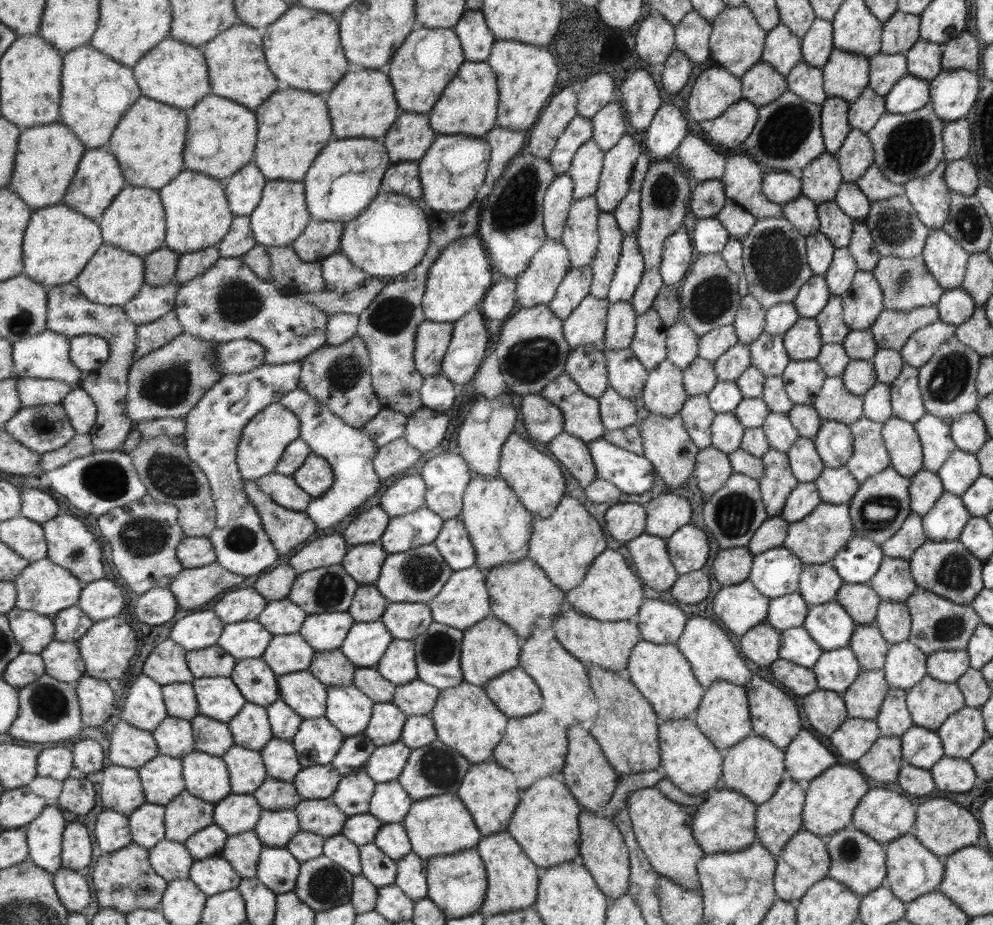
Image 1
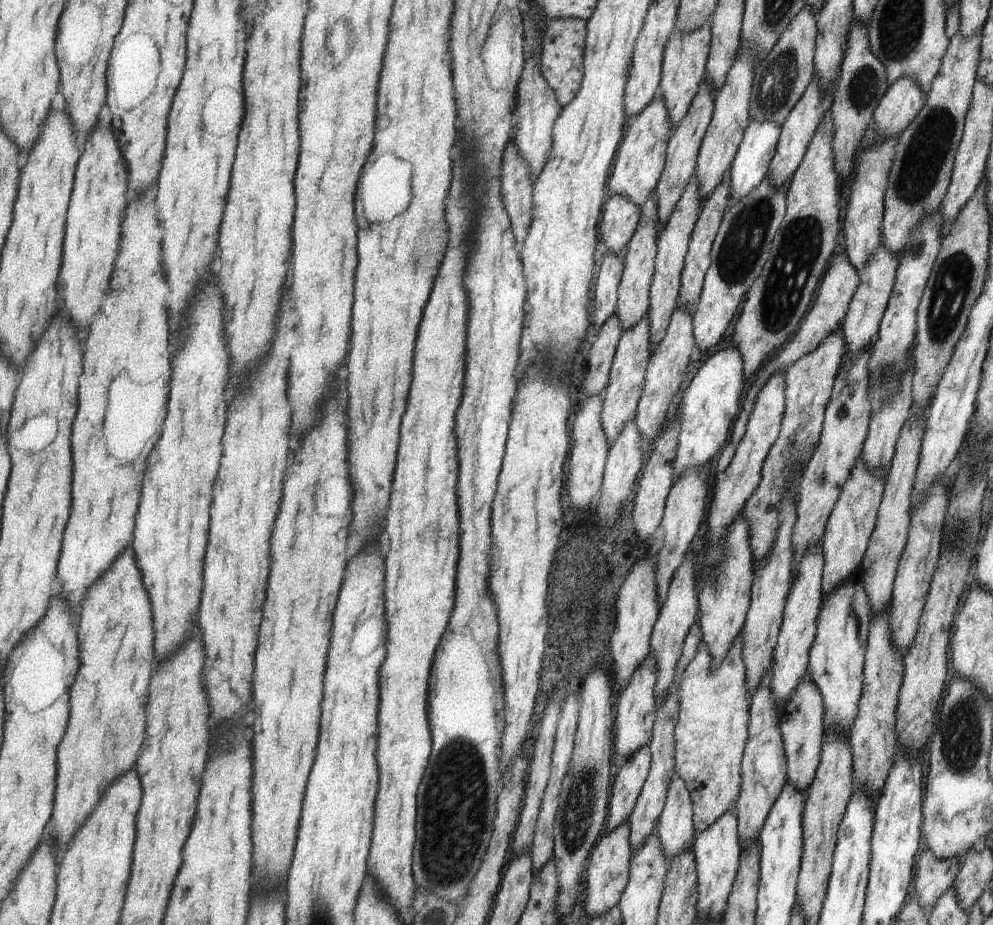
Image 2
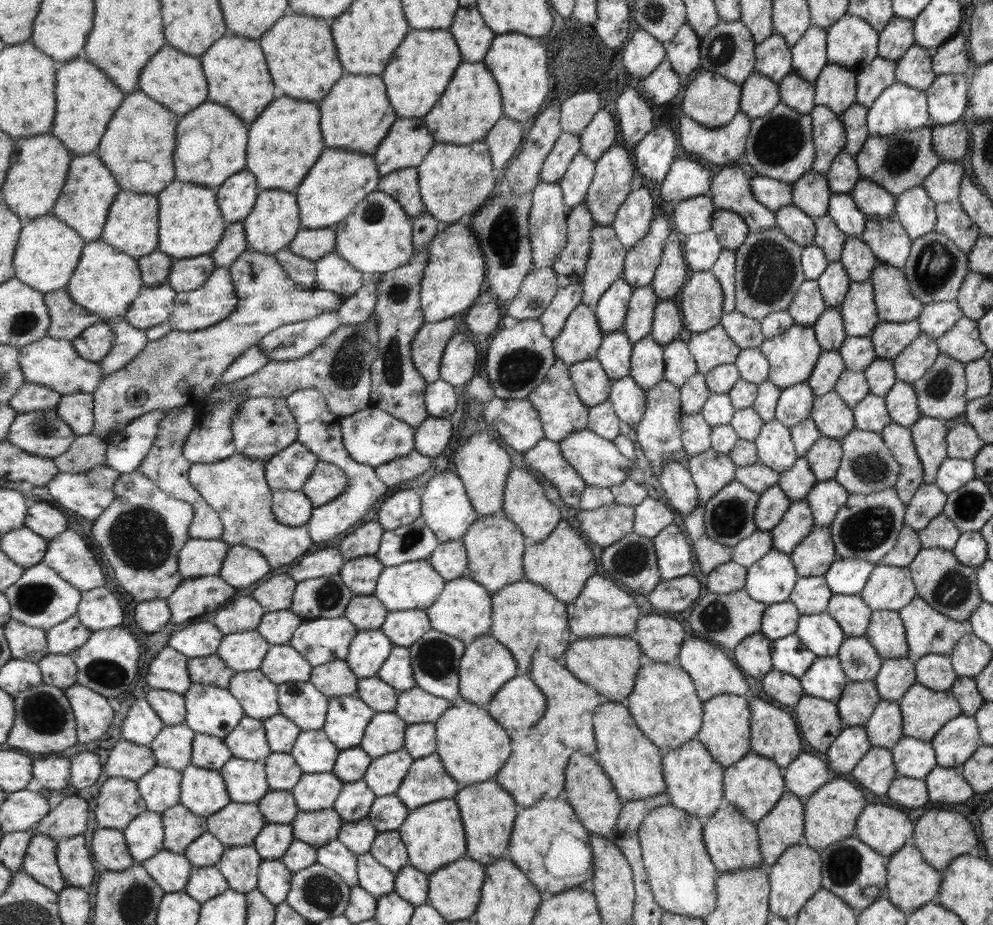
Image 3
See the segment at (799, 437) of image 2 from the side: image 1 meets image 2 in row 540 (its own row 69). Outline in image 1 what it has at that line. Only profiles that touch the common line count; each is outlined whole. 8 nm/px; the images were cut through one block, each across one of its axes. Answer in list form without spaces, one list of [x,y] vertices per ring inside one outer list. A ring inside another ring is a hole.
[[[762,61],[743,74],[740,83],[743,99],[757,107],[773,102],[782,92],[787,91],[784,77]]]

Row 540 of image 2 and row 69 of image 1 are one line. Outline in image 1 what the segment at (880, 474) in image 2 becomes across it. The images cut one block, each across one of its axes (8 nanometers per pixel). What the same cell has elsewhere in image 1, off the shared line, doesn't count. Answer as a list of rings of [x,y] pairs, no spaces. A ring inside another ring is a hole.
[[[832,49],[827,62],[820,69],[826,96],[838,96],[853,102],[868,86],[869,60],[867,56]]]

